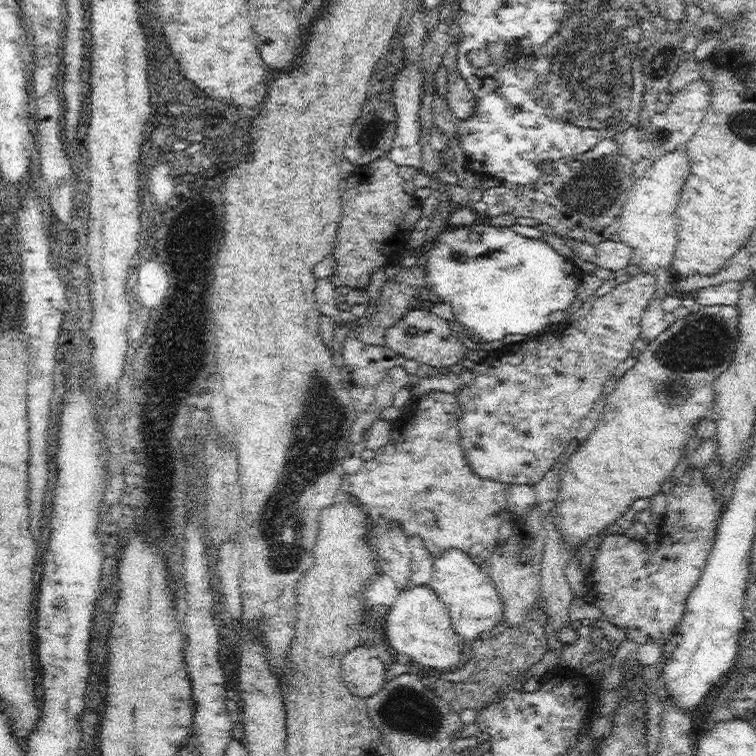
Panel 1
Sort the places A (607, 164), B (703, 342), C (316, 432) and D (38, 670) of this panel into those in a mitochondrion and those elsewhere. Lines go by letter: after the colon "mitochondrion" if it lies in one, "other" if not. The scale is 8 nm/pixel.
A: mitochondrion
B: mitochondrion
C: mitochondrion
D: other

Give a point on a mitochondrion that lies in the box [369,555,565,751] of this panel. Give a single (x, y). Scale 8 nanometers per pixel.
(414, 717)

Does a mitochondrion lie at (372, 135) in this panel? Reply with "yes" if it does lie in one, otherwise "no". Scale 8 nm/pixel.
yes

